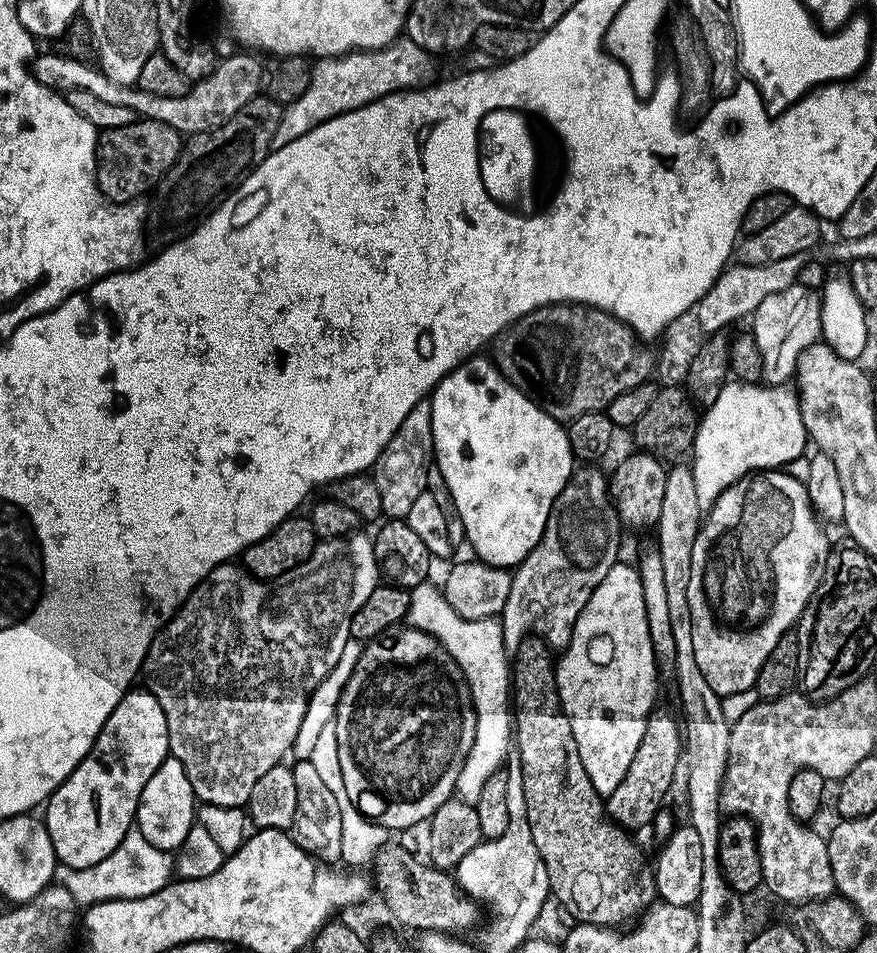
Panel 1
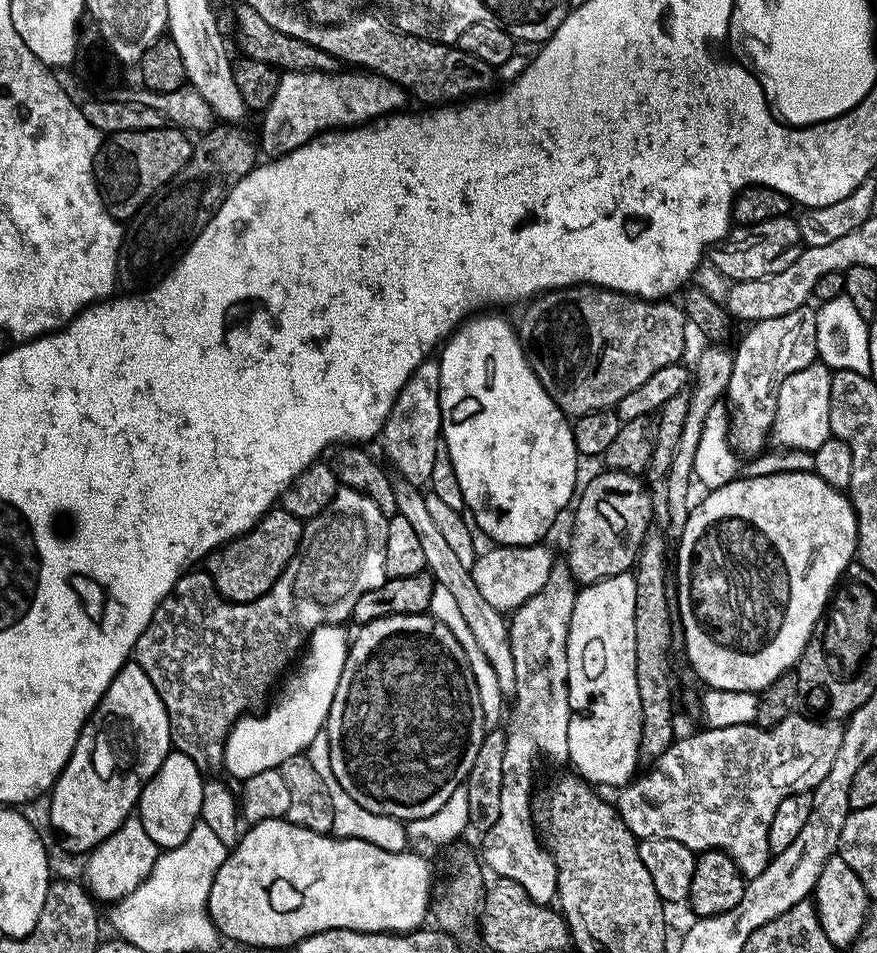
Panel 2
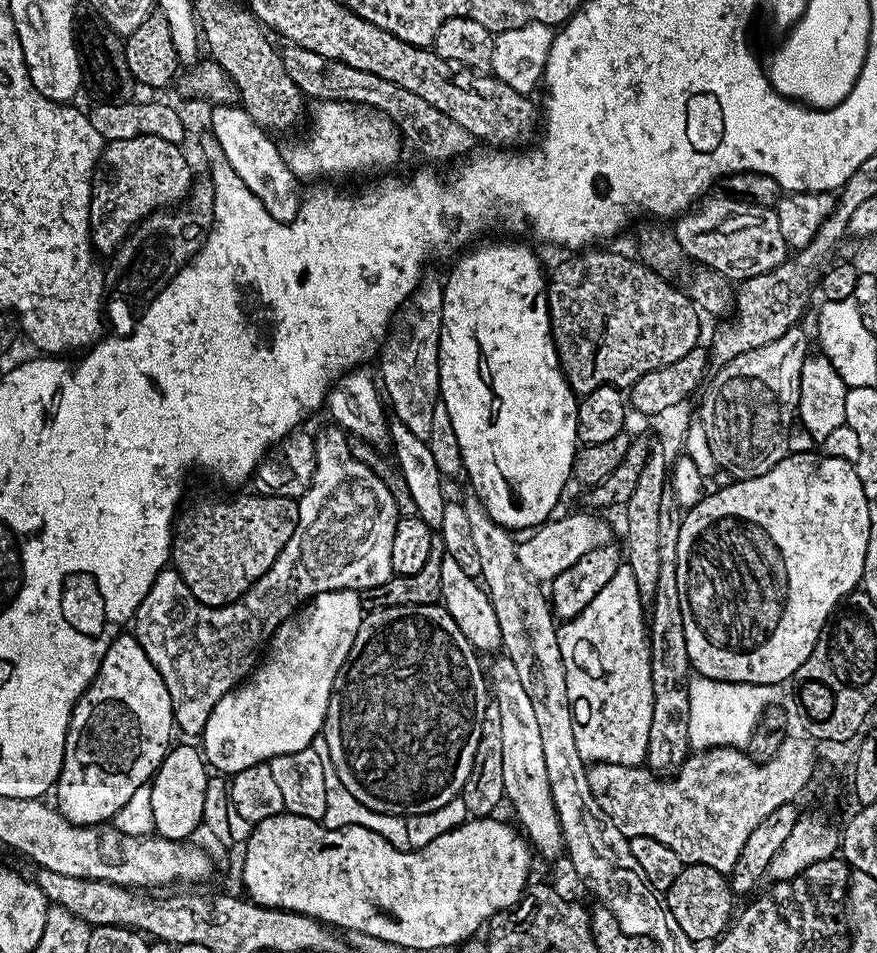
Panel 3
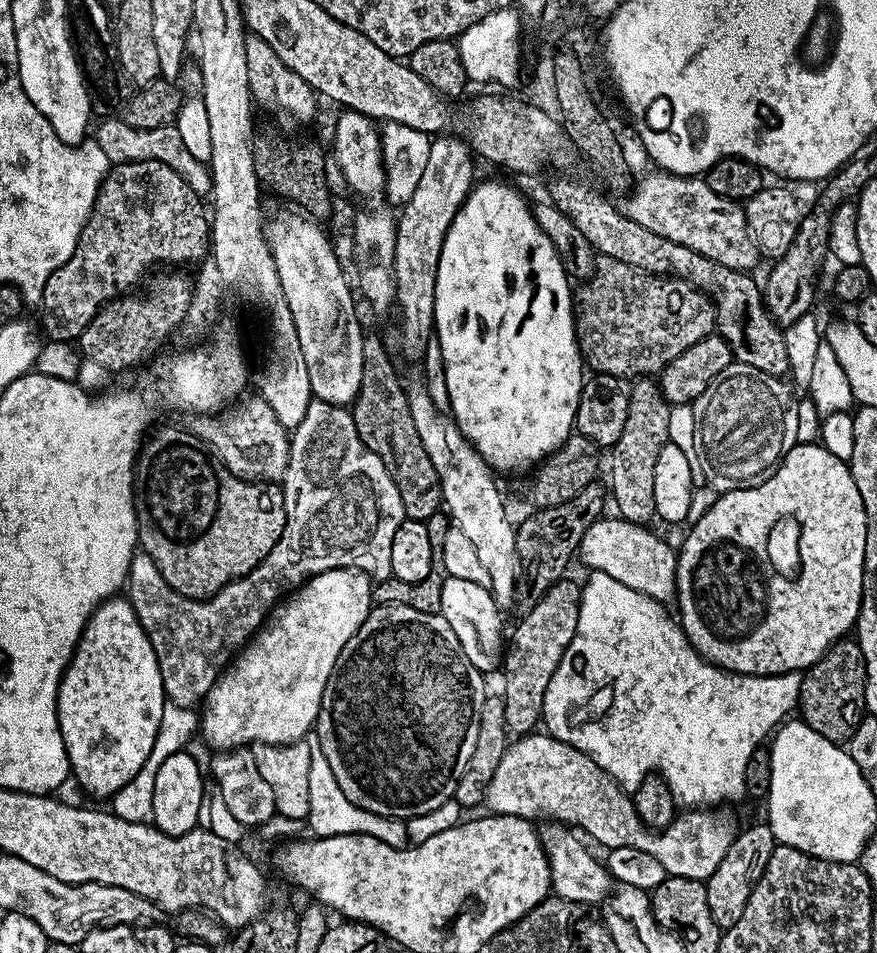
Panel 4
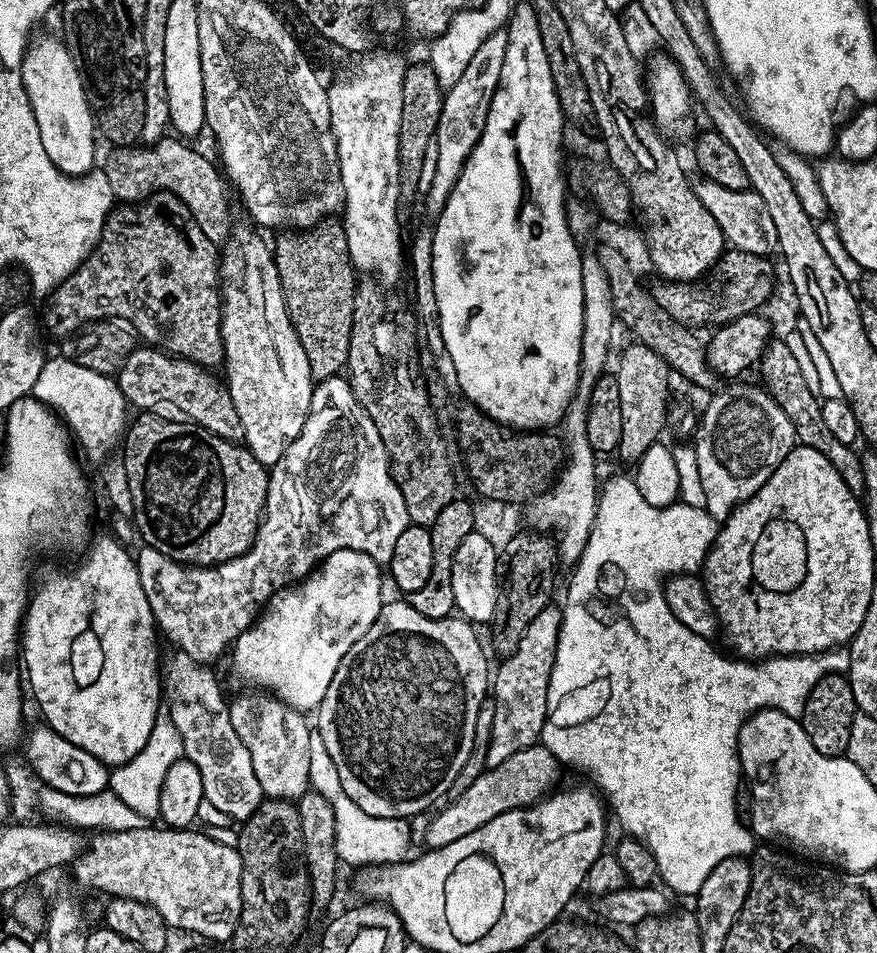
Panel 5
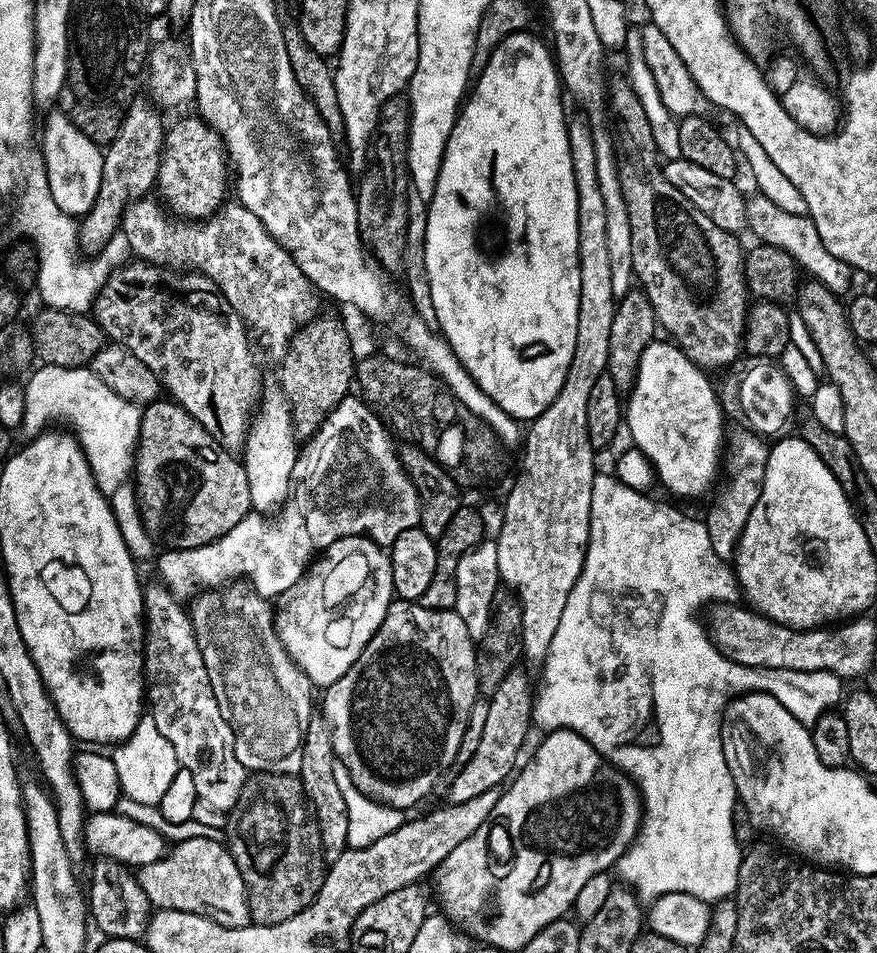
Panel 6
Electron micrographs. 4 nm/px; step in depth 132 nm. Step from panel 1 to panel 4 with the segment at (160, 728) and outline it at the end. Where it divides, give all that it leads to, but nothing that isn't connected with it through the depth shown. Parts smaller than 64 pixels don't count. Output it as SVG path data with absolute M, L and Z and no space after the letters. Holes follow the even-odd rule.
M113 598L104 601L94 610L94 614L84 628L84 633L80 635L80 641L76 644L76 652L72 655L72 661L68 663L64 677L60 679L60 689L56 695L58 726L64 739L64 748L68 752L68 766L74 780L76 776L77 782L92 796L105 796L105 798L115 796L118 790L122 790L122 786L126 786L126 782L130 782L130 778L134 778L134 774L138 774L138 770L142 770L146 758L150 758L150 750L154 750L154 738L158 738L165 703L164 683L158 666L158 658L154 654L154 646L150 646L150 638L144 633L134 614L132 603L127 598Z

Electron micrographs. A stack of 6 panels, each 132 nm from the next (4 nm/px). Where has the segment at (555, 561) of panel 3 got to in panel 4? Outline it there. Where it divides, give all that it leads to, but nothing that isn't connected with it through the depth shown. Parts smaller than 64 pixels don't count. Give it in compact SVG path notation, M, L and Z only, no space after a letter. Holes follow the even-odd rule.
M598 519L586 530L578 560L592 572L610 574L610 578L622 582L622 586L630 586L630 590L638 590L659 604L671 605L676 600L677 549L671 548L662 537L647 532L647 527L631 524L629 520L608 519Z

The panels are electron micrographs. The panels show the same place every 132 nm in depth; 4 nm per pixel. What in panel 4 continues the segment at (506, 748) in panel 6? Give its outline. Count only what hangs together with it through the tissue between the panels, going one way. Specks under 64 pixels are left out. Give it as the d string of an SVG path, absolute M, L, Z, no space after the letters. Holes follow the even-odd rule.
M565 578L559 584L550 586L550 590L542 594L538 603L519 617L520 625L517 626L512 638L510 636L510 643L503 657L502 695L506 710L506 726L513 737L527 736L541 723L550 678L554 678L554 670L558 670L558 662L562 662L562 654L570 646L578 630L582 588L579 583L571 584L570 580Z

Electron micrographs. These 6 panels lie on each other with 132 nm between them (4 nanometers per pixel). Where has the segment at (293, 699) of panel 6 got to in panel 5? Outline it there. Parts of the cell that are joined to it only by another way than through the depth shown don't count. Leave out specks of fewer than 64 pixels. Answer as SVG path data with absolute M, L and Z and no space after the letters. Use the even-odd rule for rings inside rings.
M244 690L241 696L231 697L228 705L230 722L234 722L234 734L242 738L242 746L250 750L250 762L254 762L254 774L258 777L258 786L262 786L265 797L274 800L299 800L302 794L310 790L310 724L305 713L279 700L267 690Z

